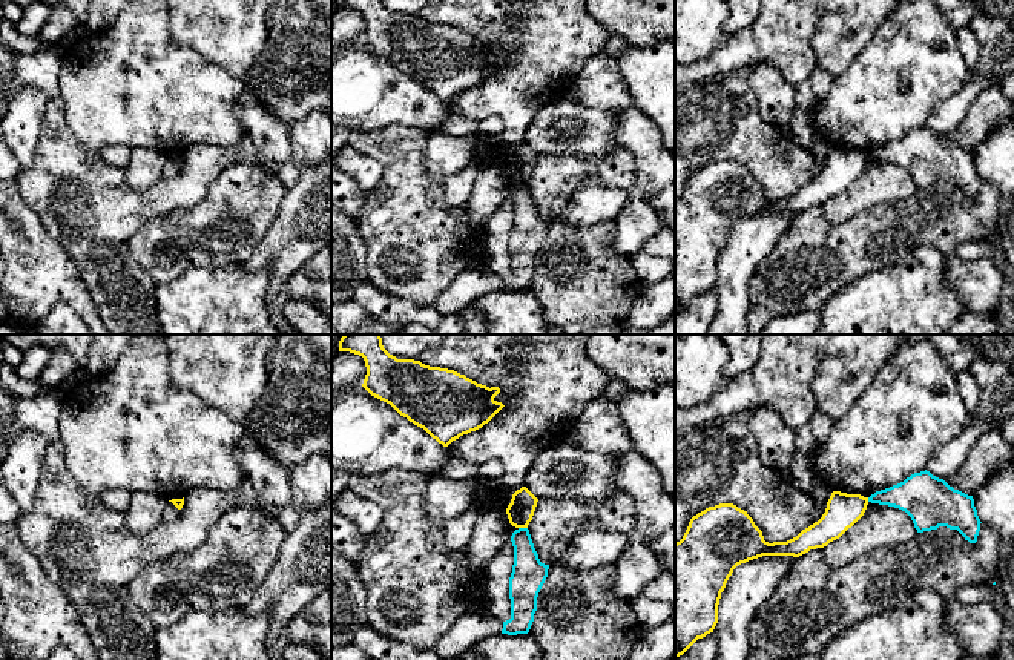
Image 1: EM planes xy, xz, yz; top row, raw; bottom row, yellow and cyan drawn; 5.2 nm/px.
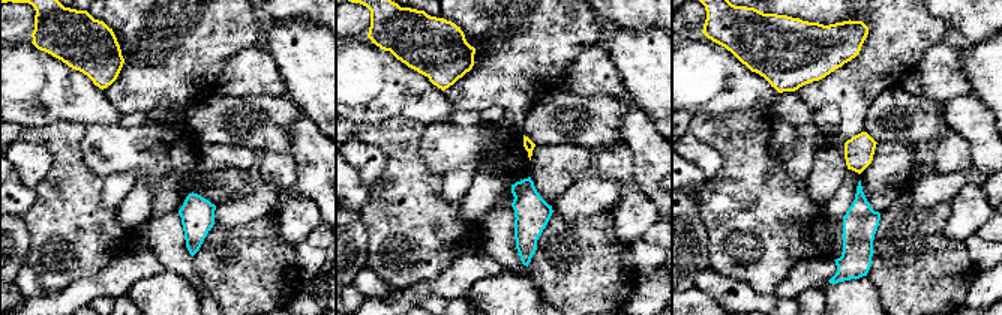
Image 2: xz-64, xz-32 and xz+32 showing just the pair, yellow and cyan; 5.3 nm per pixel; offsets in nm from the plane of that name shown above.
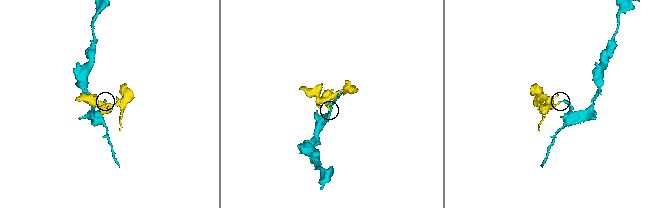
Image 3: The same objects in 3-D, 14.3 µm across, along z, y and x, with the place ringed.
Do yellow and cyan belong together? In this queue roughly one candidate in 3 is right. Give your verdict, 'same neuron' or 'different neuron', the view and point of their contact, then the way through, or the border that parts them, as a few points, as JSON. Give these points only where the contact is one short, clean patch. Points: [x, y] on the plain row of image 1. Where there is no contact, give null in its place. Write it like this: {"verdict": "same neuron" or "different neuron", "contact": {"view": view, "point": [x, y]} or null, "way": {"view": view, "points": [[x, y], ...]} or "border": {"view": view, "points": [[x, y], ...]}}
{"verdict": "different neuron", "contact": {"view": "xz", "point": [523, 183]}, "border": {"view": "xz", "points": [[519, 183], [526, 184]]}}

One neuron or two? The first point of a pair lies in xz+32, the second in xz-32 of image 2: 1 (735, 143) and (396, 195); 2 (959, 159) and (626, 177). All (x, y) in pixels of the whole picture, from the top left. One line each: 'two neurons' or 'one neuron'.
1: one neuron
2: one neuron

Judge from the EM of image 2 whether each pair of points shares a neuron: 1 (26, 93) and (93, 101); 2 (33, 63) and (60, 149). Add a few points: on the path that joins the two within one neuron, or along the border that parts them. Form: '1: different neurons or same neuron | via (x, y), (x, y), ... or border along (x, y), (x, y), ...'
1: same neuron | via (42, 89), (77, 99)
2: different neurons | border along (86, 125), (47, 122), (23, 128)

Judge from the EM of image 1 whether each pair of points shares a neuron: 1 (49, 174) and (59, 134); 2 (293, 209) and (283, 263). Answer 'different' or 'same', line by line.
1: same
2: same

